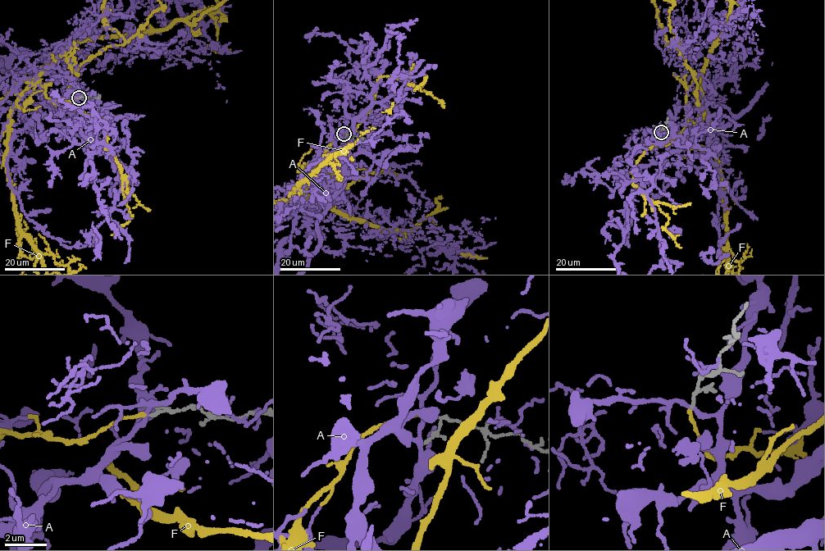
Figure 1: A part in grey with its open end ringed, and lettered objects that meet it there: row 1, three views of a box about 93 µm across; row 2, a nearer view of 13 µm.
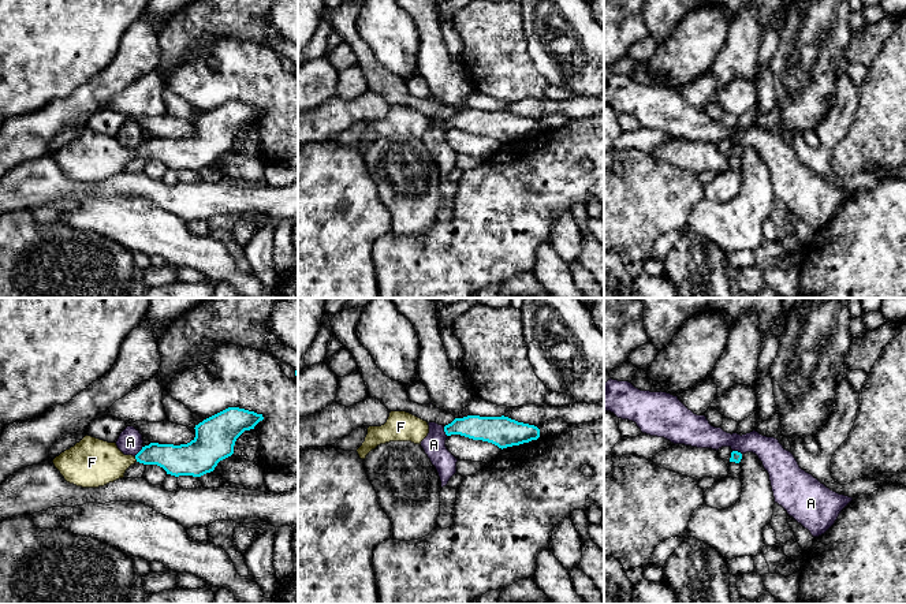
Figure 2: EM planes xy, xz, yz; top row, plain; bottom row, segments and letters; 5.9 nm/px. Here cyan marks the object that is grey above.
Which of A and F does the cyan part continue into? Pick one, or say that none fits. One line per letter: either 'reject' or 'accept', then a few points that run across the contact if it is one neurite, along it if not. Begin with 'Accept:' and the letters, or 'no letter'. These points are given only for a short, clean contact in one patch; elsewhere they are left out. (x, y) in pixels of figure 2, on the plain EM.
Accept: F
A: reject; line xy (142, 140), (134, 149)
F: accept; line xy (176, 155), (170, 150), (135, 152), (123, 156), (93, 156)

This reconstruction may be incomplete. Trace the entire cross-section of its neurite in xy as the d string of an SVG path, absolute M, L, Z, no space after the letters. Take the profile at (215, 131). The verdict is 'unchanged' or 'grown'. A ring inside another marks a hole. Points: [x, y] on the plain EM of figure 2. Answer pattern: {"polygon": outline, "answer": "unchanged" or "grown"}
{"polygon": "M228 101L195 119L195 131L190 137L150 137L135 150L124 149L116 137L86 128L52 156L67 176L82 182L98 182L123 172L135 156L157 159L175 171L201 171L231 150L236 133L262 113L262 108Z", "answer": "grown"}

